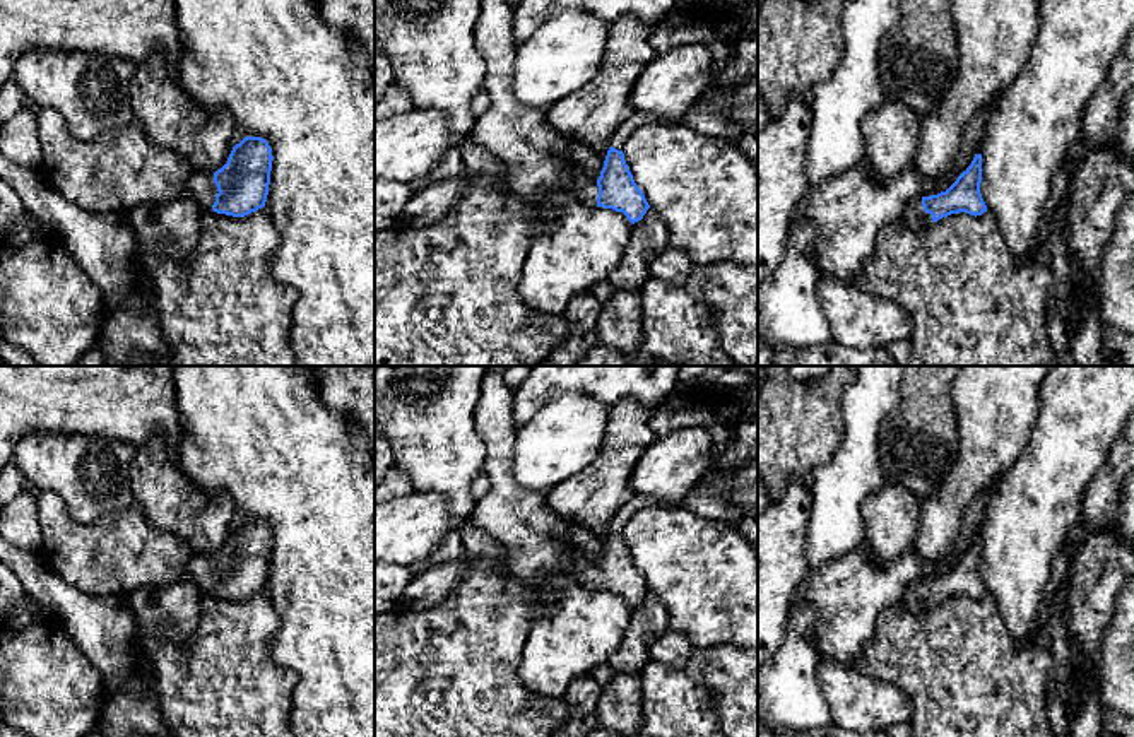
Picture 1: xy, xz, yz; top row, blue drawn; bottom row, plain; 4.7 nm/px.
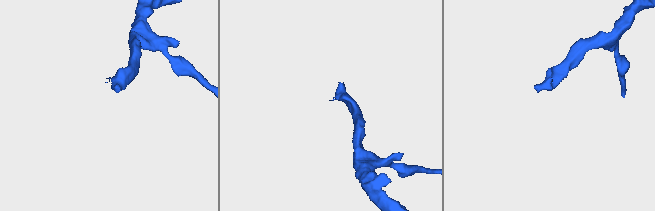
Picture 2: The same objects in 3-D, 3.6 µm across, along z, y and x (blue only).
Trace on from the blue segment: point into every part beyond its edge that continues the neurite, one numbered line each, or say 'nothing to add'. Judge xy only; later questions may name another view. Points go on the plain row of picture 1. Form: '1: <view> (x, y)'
1: xy (200, 568)

